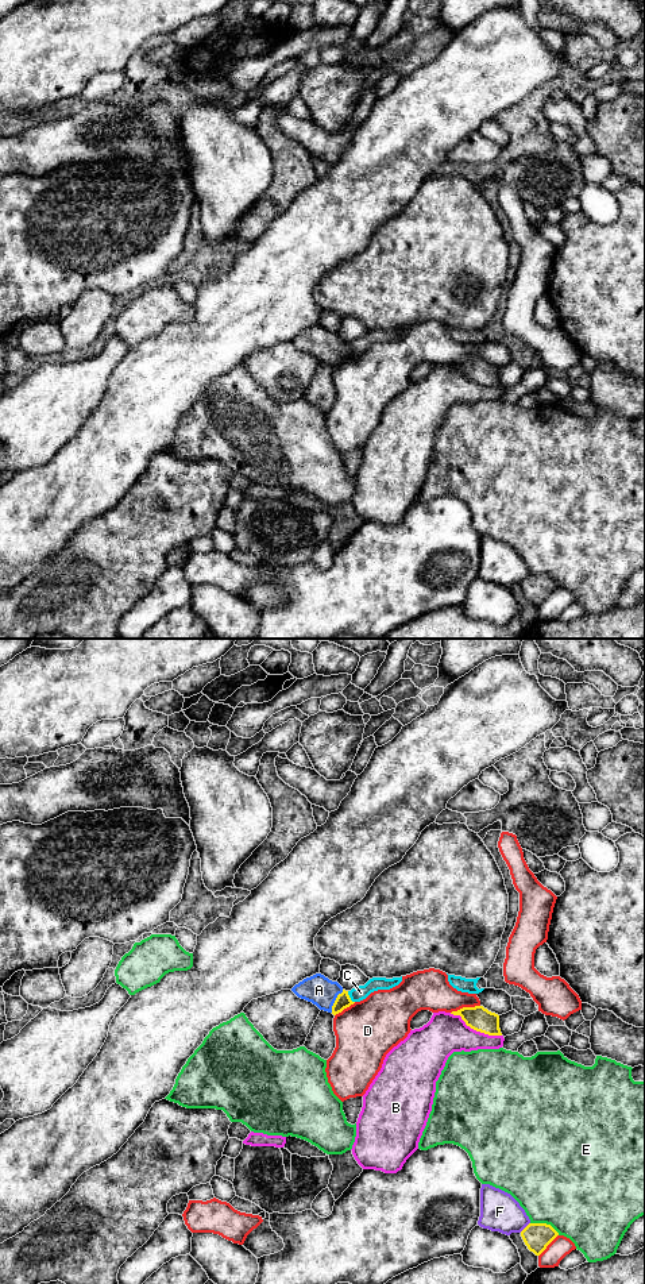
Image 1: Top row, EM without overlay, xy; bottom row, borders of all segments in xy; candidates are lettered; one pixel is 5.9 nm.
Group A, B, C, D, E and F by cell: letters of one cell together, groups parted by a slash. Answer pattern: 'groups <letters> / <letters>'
groups A / B / C / D / E / F

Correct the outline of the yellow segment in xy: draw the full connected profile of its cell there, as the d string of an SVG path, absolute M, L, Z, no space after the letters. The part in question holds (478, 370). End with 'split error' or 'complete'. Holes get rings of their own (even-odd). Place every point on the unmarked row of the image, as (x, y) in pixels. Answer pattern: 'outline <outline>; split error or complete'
outline M483 358L463 359L451 366L460 367L466 377L476 383L488 387L502 387L499 381L499 367L488 363Z; complete

